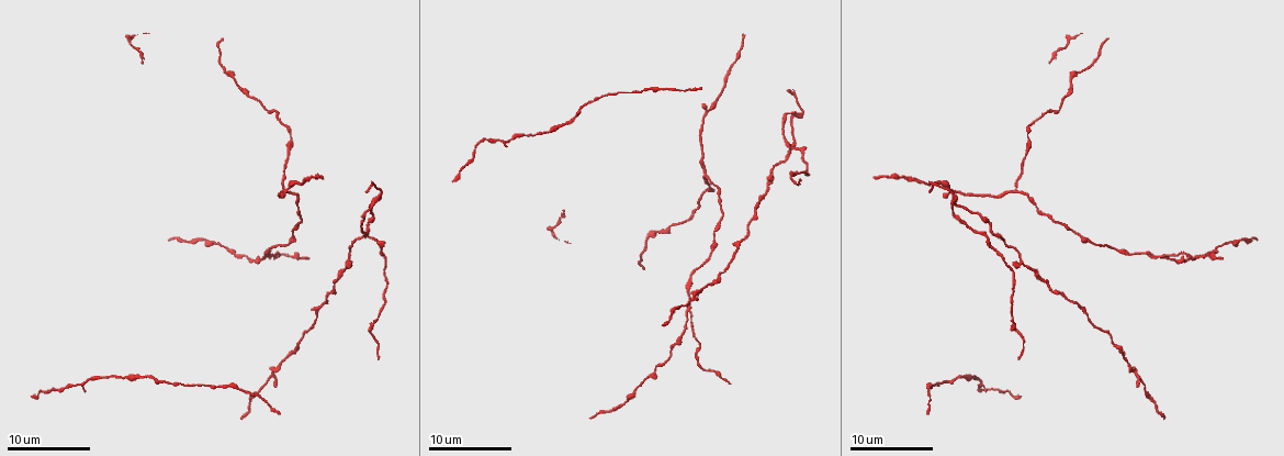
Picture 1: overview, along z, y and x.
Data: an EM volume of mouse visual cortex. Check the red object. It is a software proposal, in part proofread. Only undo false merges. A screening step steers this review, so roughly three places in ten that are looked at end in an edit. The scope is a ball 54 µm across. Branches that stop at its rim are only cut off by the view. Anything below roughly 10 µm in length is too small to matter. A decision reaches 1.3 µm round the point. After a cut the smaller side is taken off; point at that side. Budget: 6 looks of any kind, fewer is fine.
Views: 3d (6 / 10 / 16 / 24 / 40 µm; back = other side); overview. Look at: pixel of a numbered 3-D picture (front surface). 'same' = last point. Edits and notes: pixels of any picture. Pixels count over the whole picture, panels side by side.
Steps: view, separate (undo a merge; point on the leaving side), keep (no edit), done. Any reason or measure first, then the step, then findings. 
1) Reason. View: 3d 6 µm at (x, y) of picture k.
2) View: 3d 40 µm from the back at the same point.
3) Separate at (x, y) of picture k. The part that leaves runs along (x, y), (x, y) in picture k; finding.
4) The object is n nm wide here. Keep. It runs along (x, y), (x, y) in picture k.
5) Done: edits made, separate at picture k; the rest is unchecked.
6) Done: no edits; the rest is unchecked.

Three arms meet. View: 3d 6 µm at (285, 190) of picture 1.

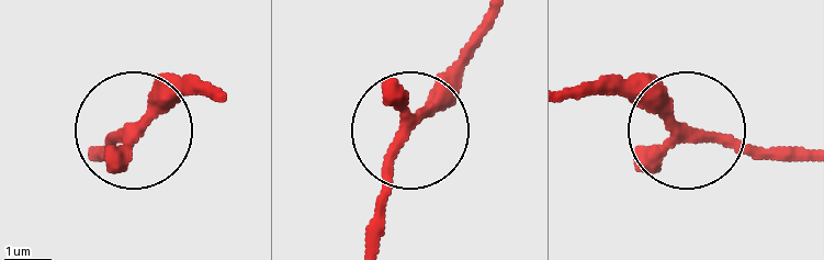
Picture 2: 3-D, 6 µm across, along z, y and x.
The object is 220 nm wide here. Keep. One neuron here.

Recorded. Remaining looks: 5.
Thin arm on a thick one. View: 3d 10 µm at (704, 176) of picture 1.

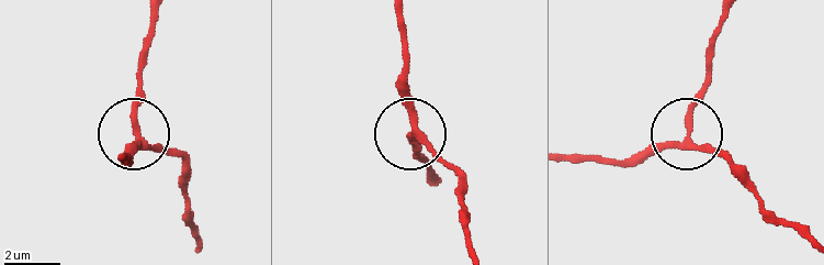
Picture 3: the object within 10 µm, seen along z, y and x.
View: 3d 6 µm at (415, 135) of picture 3.

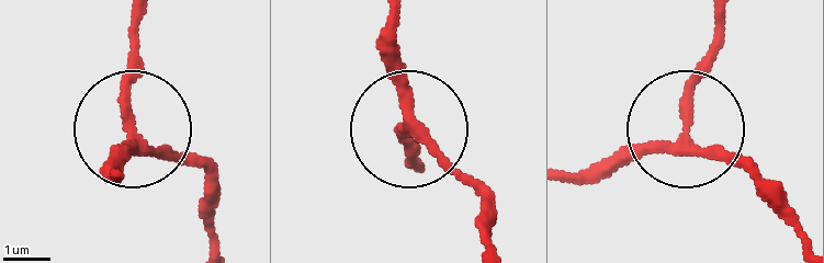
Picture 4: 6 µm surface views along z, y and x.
The object is 220 nm wide here. Keep. Continuous, no second neuron.

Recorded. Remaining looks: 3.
Four-way junction. View: 3d 16 µm at (984, 233) of picture 1.

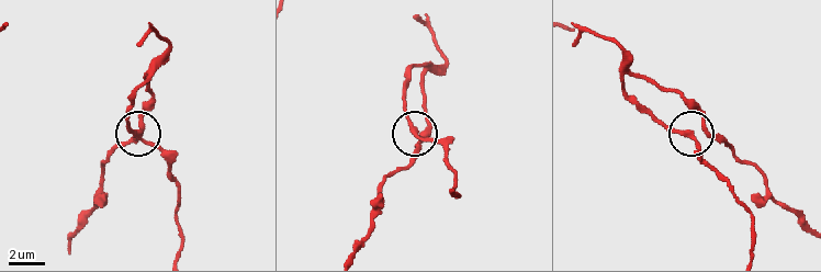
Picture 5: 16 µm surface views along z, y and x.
The object is 270 nm wide here. Keep. Continuous, no second neuron.

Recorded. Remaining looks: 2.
Done: no edits; the rest is unchecked.

